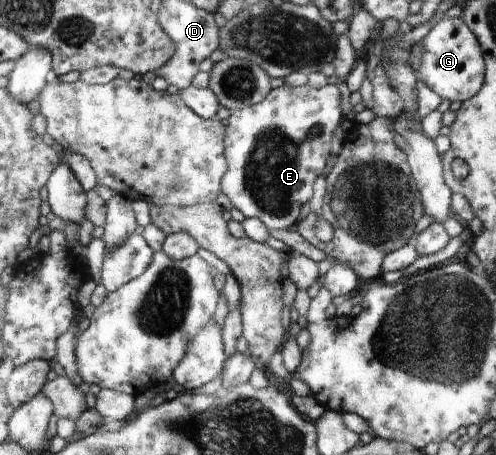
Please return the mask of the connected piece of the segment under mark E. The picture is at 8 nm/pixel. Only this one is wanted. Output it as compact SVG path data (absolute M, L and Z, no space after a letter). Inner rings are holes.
M307 84L295 88L283 85L273 89L264 101L231 113L225 127L224 142L228 172L221 181L221 192L229 198L231 206L241 211L245 218L258 218L270 233L293 228L293 223L298 223L301 205L311 199L313 183L323 173L331 155L331 139L343 119L339 103L341 95L335 85L328 84L321 89L314 89Z

